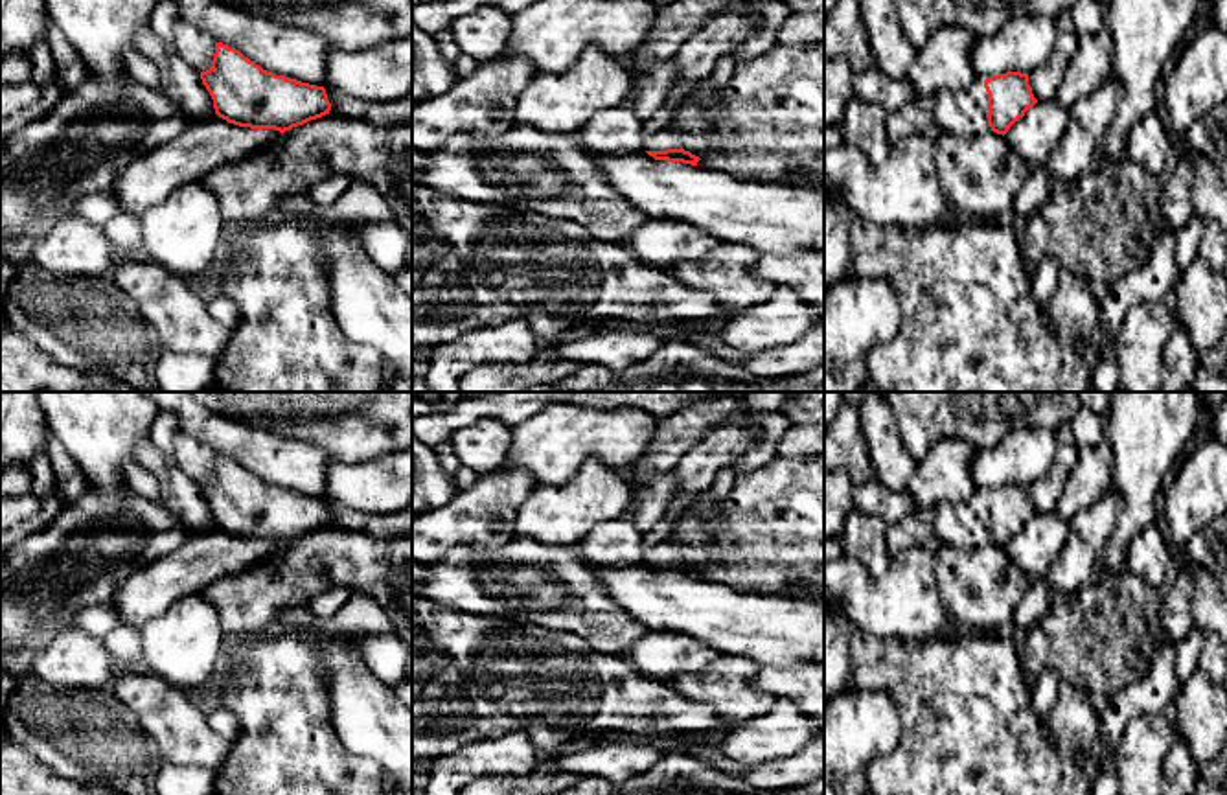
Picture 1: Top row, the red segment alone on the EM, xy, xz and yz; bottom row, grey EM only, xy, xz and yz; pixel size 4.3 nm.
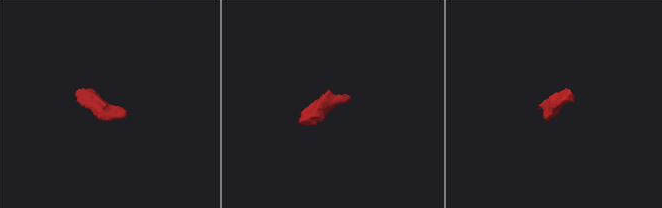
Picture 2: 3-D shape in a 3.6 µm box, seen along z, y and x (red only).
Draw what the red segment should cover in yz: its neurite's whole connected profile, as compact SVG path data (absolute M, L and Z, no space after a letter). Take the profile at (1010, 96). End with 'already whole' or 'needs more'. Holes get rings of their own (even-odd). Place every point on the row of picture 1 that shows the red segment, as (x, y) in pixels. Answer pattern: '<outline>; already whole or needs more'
M1006 72L984 81L988 92L988 110L973 99L969 90L936 92L933 121L951 134L977 136L988 127L997 134L1008 129L1038 103L1028 85L1028 74Z; needs more

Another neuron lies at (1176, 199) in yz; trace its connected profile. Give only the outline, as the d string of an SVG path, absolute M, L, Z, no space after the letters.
M1181 151L1179 162L1172 177L1163 184L1159 195L1159 206L1164 217L1164 223L1159 230L1179 232L1194 215L1192 193L1192 162Z

